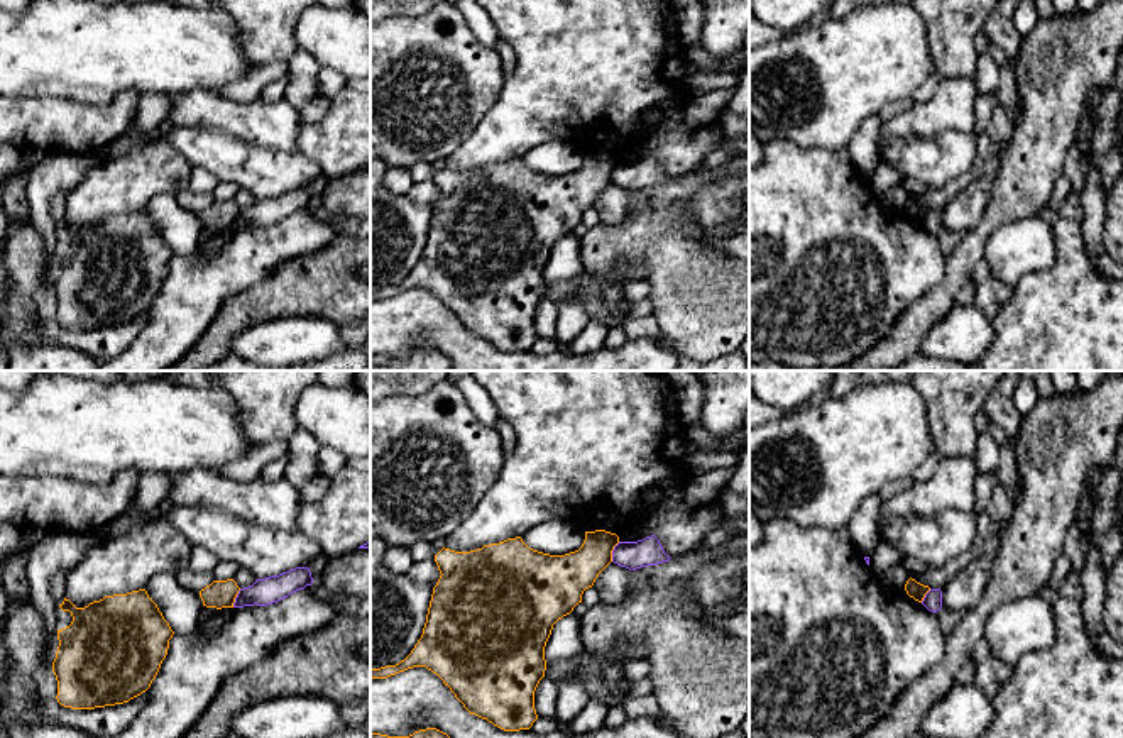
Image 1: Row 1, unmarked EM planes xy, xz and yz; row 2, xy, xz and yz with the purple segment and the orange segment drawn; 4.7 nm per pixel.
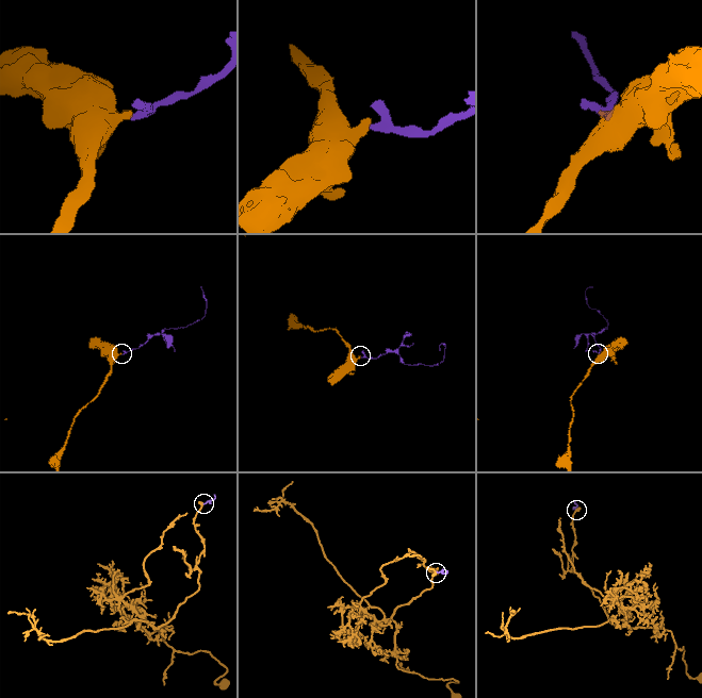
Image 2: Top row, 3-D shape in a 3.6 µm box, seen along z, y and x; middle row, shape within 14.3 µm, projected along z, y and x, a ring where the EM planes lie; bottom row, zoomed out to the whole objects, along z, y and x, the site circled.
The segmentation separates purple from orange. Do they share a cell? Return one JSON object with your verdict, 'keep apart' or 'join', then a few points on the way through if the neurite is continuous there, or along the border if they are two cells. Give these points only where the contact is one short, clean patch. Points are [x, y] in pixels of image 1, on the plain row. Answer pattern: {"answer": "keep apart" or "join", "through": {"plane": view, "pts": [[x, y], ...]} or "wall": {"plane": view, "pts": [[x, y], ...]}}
{"answer": "keep apart", "wall": {"plane": "xz", "pts": [[619, 163], [613, 171], [611, 181]]}}

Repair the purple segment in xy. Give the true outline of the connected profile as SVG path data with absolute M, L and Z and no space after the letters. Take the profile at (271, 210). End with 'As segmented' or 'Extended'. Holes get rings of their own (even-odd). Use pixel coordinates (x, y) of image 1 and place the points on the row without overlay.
M296 188L279 196L257 200L252 207L238 212L233 229L267 227L313 205L308 188Z. As segmented

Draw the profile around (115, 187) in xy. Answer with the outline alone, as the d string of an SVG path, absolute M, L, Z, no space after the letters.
M176 127L164 137L154 137L139 152L117 159L103 157L83 183L68 193L66 220L76 229L85 229L105 217L127 215L145 208L145 203L164 191L189 188L191 168L210 171L218 181L235 183L247 190L255 200L279 196L296 188L306 188L321 169L301 152L257 147L238 140L220 129L211 127Z

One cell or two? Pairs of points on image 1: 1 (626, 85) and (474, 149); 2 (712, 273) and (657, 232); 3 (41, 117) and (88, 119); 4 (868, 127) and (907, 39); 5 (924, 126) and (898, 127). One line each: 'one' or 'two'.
1: one
2: one
3: one
4: two
5: one

